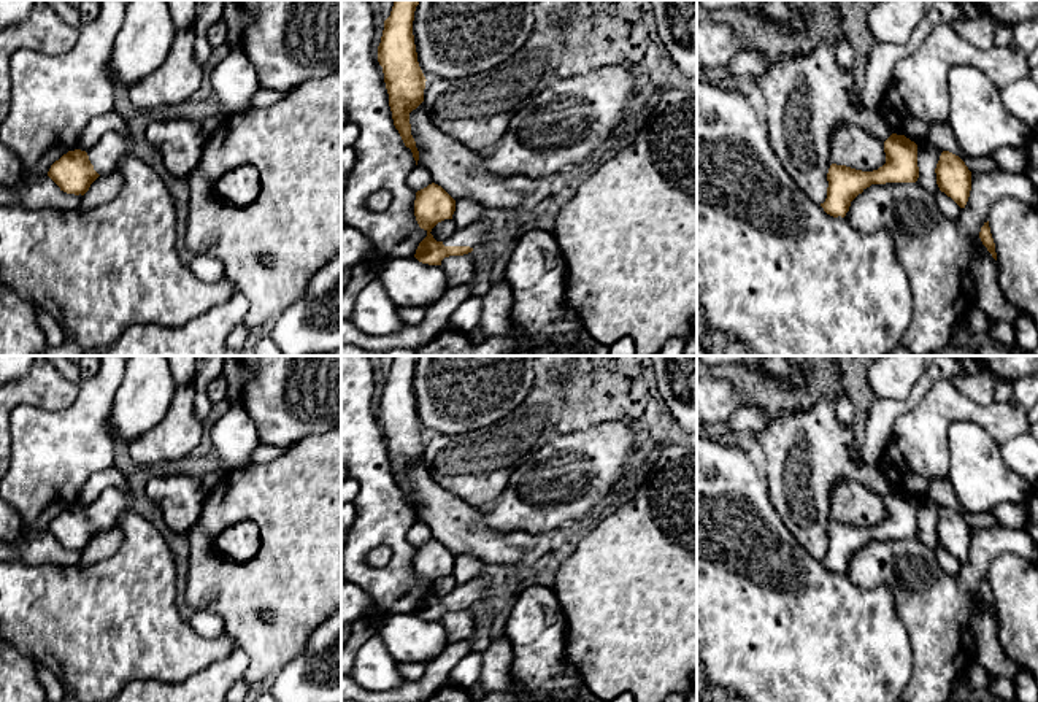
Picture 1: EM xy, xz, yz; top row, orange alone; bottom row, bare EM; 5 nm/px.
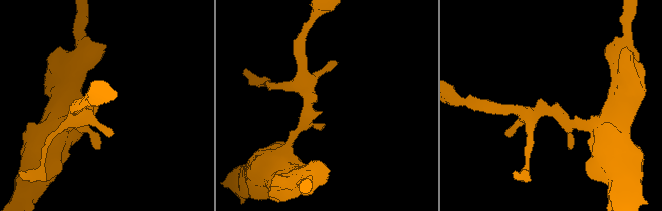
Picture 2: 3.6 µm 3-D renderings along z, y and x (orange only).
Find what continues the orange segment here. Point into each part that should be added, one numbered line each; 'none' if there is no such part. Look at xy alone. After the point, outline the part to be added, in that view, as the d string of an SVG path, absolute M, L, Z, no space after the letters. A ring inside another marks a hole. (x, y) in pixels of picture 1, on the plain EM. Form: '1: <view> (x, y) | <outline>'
1: xy (113, 504) | M108 488L87 508L94 526L98 530L110 529L129 511L133 496L129 489Z

